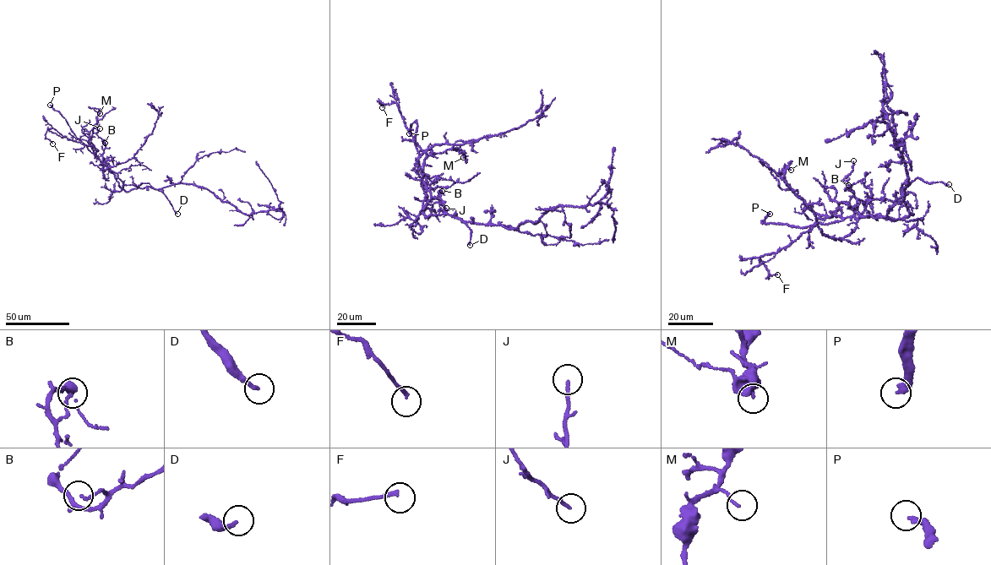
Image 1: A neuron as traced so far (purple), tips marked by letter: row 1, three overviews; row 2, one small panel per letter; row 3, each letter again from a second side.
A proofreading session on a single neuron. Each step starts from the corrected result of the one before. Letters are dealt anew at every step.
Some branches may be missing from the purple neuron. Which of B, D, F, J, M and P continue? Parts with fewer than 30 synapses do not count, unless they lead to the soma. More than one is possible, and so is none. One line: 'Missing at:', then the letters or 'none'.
Missing at: D, P

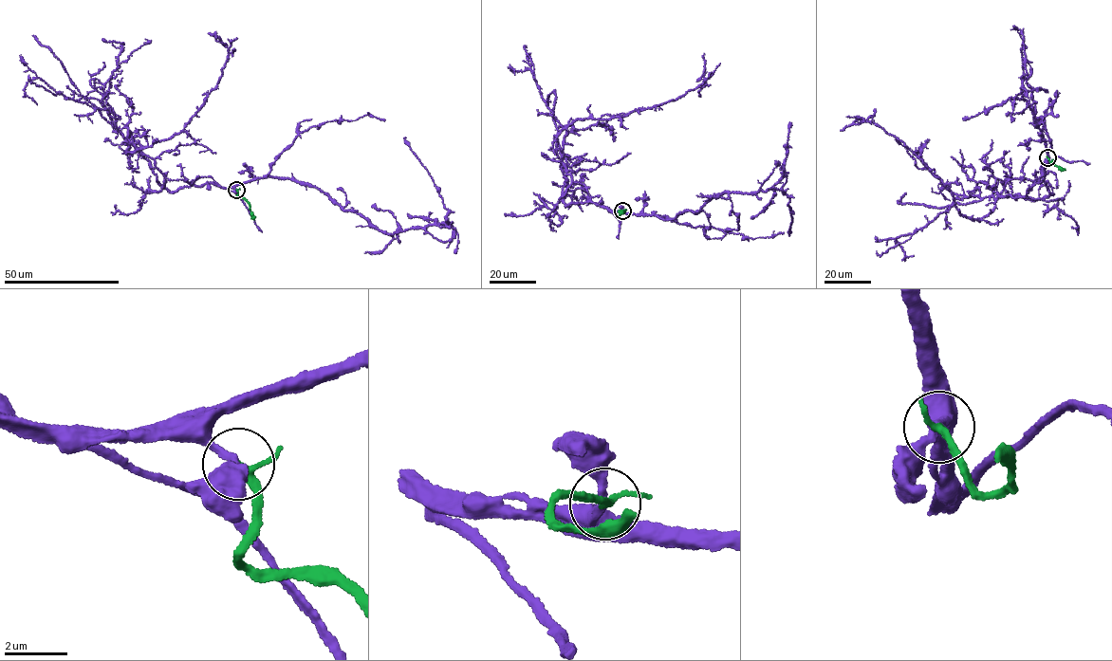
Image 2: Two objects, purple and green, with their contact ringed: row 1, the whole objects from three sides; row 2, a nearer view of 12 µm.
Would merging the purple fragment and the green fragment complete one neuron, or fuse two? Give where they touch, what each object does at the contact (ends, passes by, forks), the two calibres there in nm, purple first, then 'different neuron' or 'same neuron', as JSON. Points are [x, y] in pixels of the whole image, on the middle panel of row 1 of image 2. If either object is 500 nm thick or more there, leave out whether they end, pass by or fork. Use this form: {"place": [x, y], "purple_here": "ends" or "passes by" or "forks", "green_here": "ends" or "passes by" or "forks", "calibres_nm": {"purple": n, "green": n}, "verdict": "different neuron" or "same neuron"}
{"place": [622, 211], "purple_here": "passes by", "green_here": "passes by", "calibres_nm": {"purple": 200, "green": 190}, "verdict": "same neuron"}

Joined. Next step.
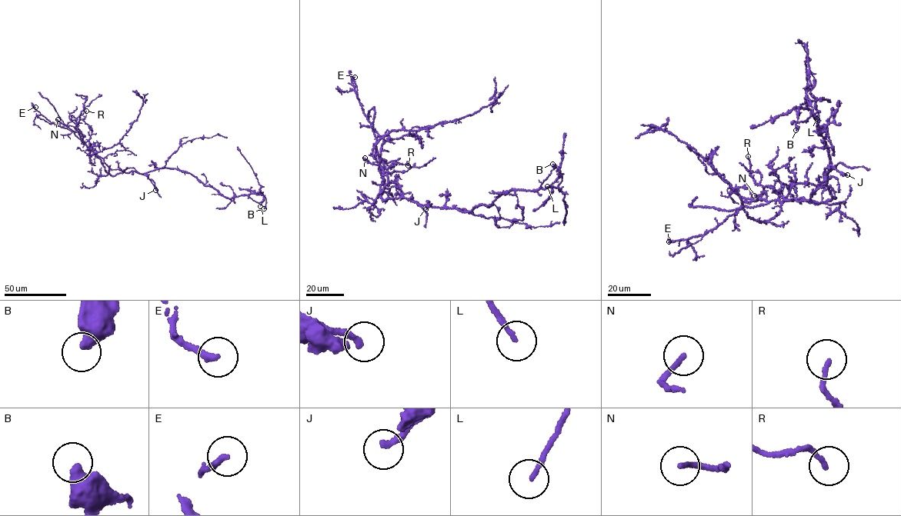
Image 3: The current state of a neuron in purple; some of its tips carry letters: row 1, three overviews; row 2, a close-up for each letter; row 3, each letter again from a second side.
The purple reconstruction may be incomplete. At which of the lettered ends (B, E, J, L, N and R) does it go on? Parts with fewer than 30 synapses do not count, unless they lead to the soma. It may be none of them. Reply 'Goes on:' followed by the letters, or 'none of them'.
Goes on: J

